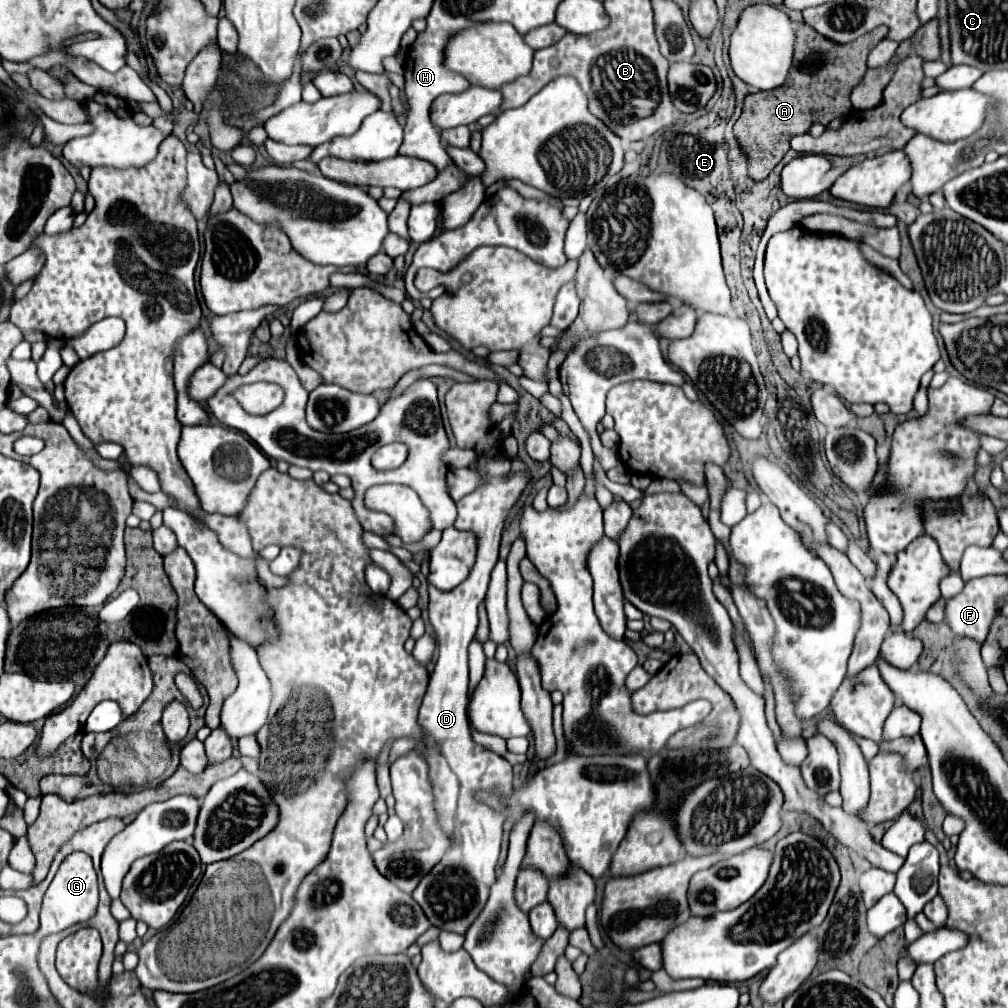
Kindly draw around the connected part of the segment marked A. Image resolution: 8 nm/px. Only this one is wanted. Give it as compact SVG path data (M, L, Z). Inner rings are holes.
M801 24L797 30L797 46L793 68L783 86L773 92L757 92L745 98L745 108L741 118L735 122L735 136L743 144L749 156L749 176L753 180L763 180L769 172L783 160L789 150L789 140L797 134L809 132L813 122L823 122L825 126L851 112L851 90L861 82L867 72L867 54L887 38L887 26L879 26L873 32L857 38L849 44L835 44L833 40L817 34L811 26Z

